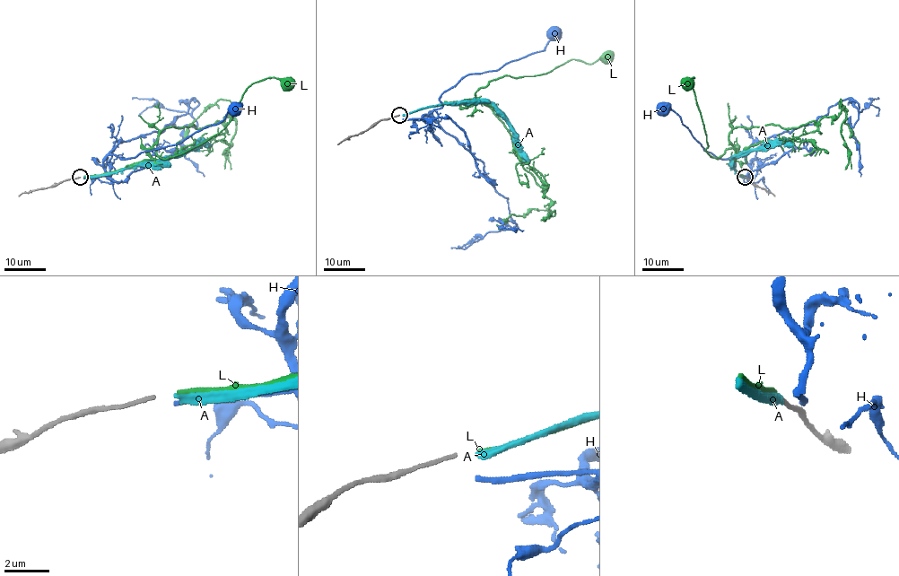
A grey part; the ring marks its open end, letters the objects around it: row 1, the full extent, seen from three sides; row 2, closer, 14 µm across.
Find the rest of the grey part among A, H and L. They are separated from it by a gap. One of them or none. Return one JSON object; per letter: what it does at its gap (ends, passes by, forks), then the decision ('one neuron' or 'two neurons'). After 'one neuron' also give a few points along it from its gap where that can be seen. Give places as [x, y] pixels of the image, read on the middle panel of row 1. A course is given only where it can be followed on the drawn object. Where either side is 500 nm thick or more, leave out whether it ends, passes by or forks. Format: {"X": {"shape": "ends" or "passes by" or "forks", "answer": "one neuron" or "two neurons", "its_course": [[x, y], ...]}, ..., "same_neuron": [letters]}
{"A": {"shape": "ends", "answer": "two neurons"}, "H": {"shape": "ends", "answer": "two neurons"}, "L": {"shape": "ends", "answer": "one neuron", "its_course": [[403, 114], [471, 100], [468, 106], [475, 92], [504, 76], [539, 75], [572, 59], [593, 63], [607, 58]]}, "same_neuron": ["L"]}

